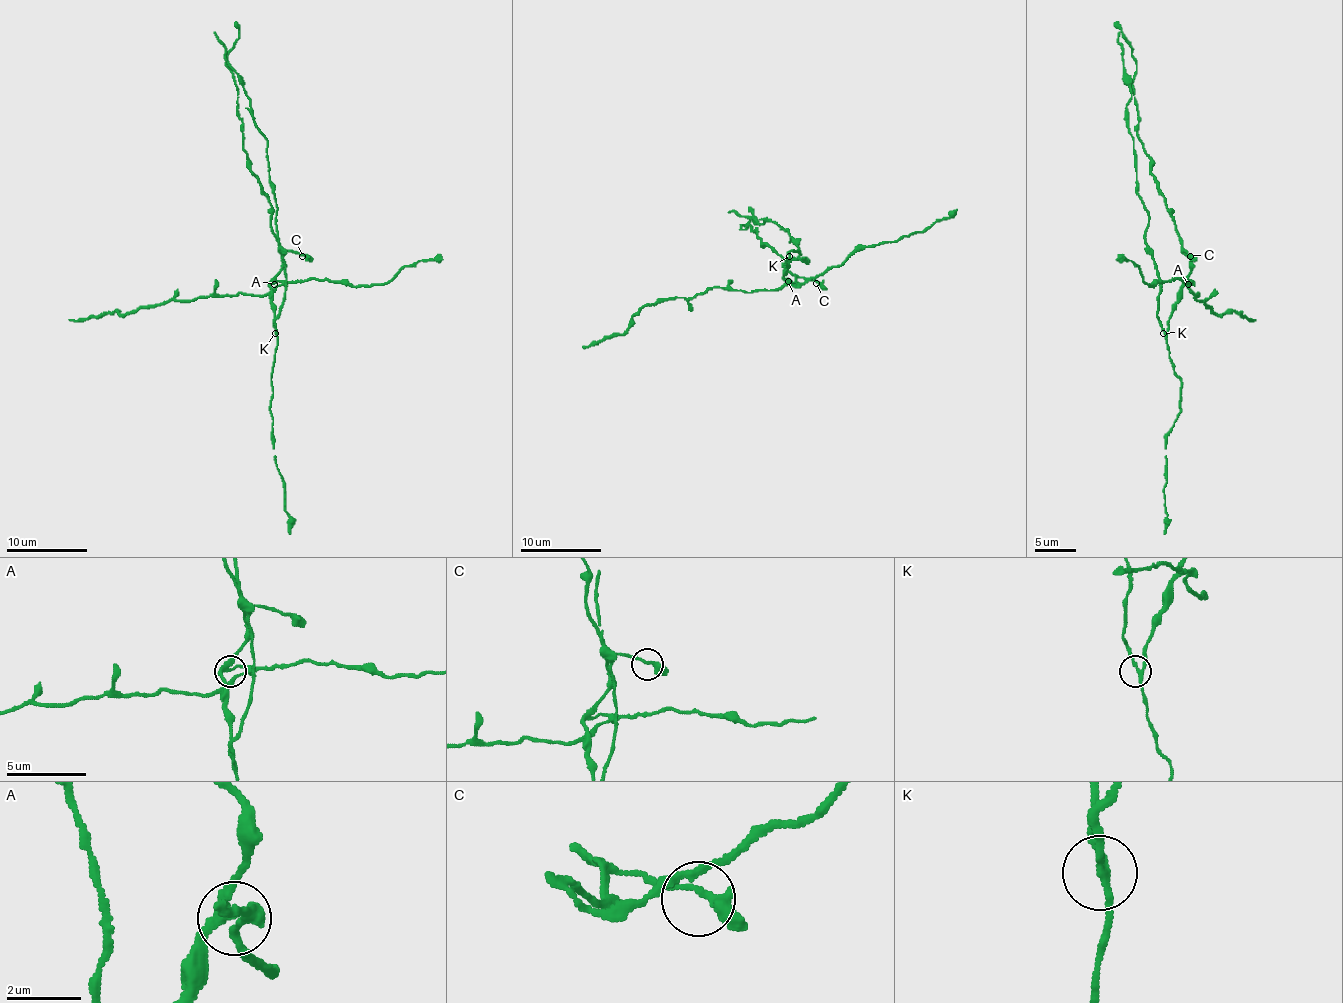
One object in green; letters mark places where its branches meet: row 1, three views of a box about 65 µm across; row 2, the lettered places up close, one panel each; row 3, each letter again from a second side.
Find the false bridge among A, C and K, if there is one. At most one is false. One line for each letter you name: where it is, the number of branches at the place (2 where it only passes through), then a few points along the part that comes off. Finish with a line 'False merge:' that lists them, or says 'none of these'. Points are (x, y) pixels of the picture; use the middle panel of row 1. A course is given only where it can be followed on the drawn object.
A: Place: (788, 281). Branches: 3. Course of the part to remove: (787, 281), (779, 289), (745, 293), (708, 287), (692, 297), (655, 301), (639, 311), (623, 333), (582, 348)
False merge: A

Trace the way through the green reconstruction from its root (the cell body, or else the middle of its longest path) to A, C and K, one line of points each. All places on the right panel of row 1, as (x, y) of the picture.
A: (1169, 319), (1171, 308), (1179, 300), (1179, 290), (1188, 284)
C: (1169, 319), (1179, 286), (1190, 272), (1190, 258), (1183, 250), (1190, 256)
K: (1169, 319), (1169, 327), (1163, 333)

